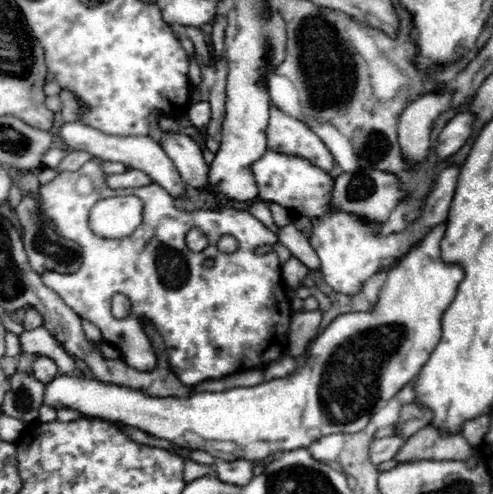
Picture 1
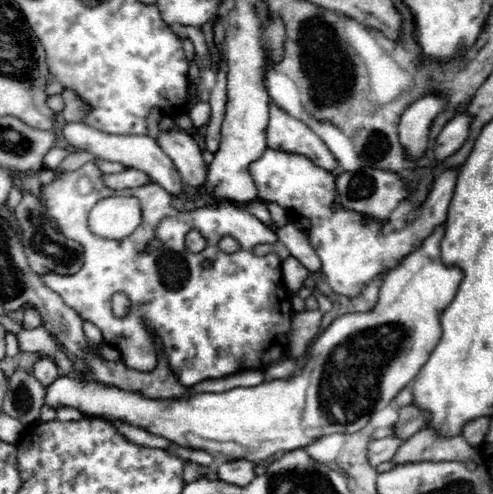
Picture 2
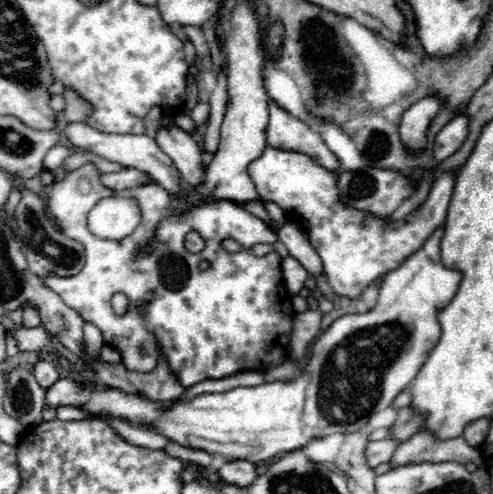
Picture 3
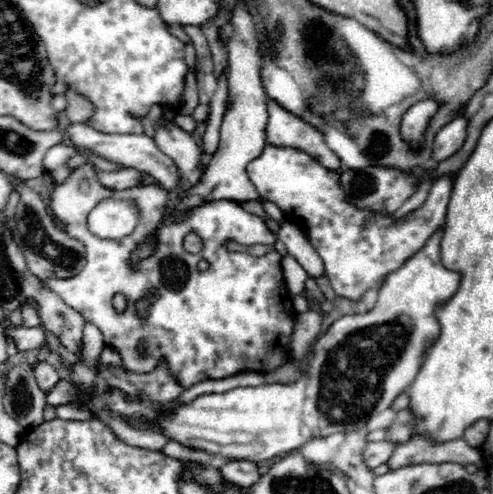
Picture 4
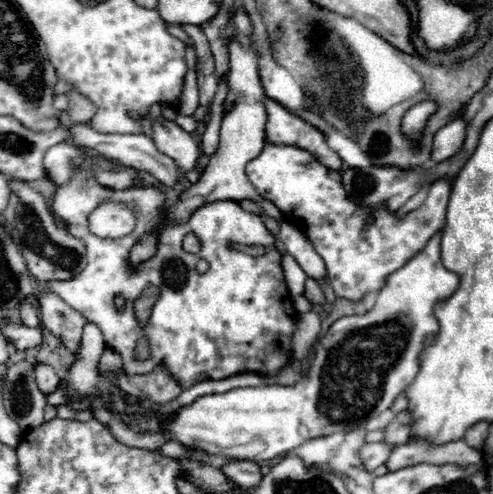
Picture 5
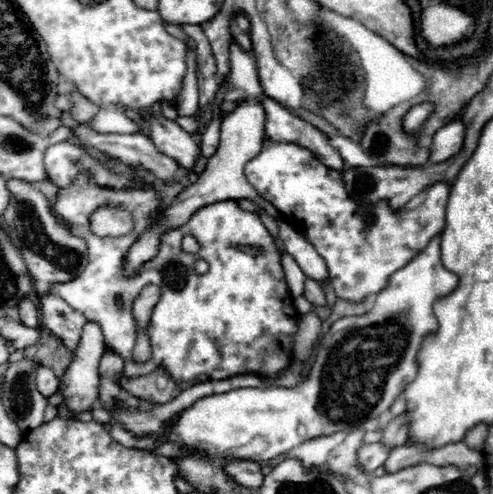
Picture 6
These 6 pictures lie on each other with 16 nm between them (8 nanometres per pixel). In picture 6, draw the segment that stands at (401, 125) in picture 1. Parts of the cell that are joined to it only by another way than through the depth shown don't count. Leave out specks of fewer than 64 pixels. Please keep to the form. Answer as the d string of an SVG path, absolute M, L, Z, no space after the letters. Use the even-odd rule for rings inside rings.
M418 104L418 106L414 106L408 114L406 114L406 118L404 118L404 130L406 132L416 132L422 124L424 124L424 120L428 118L428 114L434 110L434 106L432 104Z

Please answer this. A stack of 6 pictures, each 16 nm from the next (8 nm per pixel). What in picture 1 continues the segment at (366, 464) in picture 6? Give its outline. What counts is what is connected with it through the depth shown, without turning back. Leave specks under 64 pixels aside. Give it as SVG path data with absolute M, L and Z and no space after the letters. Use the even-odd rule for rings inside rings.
M388 436L388 438L380 438L374 440L370 444L370 462L372 464L382 464L390 458L394 458L394 454L398 452L398 448L404 444L406 440L398 438L398 436Z

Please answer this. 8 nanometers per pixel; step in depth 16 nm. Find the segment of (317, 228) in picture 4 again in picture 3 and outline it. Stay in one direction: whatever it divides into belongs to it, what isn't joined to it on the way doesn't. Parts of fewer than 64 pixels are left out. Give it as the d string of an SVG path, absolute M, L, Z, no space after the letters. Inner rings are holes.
M266 146L264 154L248 164L248 174L262 200L274 202L286 214L294 212L308 222L308 240L324 262L324 276L338 296L352 300L362 296L366 288L378 286L388 272L396 270L436 228L444 224L456 180L454 172L440 174L412 220L406 220L398 228L388 228L388 218L348 206L338 188L338 174L322 168L308 154Z

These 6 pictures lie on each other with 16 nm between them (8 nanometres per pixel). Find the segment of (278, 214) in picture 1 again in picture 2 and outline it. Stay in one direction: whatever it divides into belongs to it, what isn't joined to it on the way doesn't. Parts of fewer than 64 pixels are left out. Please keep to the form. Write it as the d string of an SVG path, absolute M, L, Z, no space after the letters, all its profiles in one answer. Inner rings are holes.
M268 204L268 210L270 210L272 220L274 220L274 224L276 224L278 228L282 228L286 222L290 222L290 220L288 220L288 214L286 214L278 204Z

